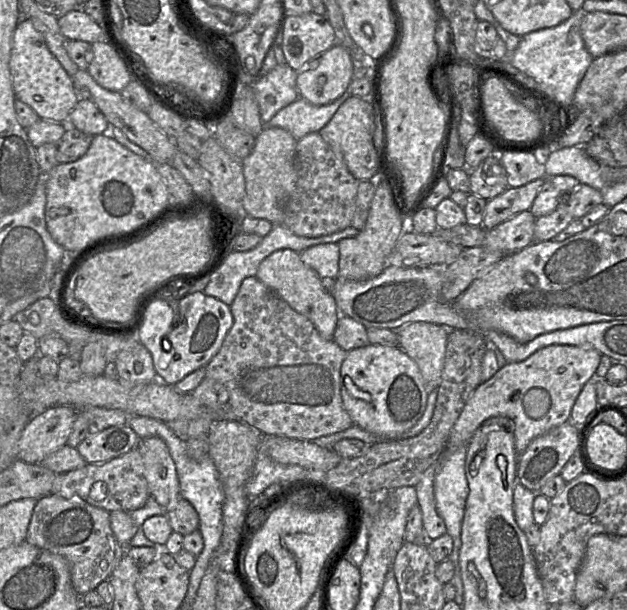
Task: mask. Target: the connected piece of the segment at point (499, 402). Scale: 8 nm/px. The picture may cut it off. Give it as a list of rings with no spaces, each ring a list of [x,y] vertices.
[[[550,345],[522,362],[506,364],[489,380],[481,383],[469,397],[449,433],[447,452],[467,445],[485,420],[504,416],[515,424],[515,449],[520,455],[536,437],[570,422],[573,405],[584,385],[595,379],[601,357],[602,354],[593,347]]]

